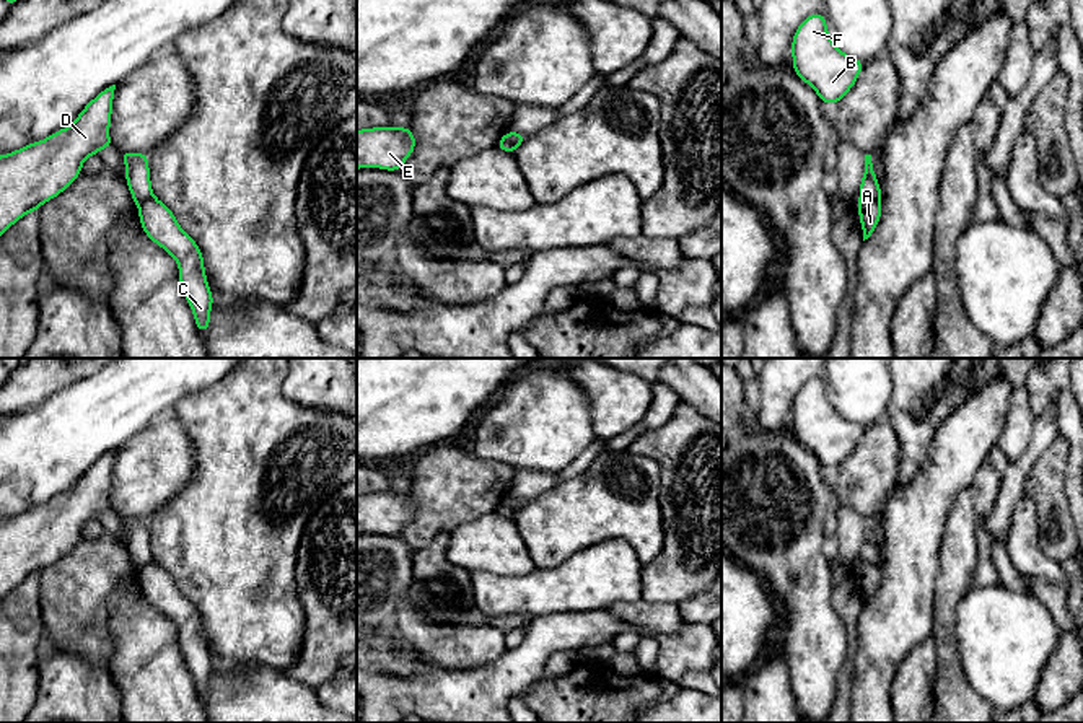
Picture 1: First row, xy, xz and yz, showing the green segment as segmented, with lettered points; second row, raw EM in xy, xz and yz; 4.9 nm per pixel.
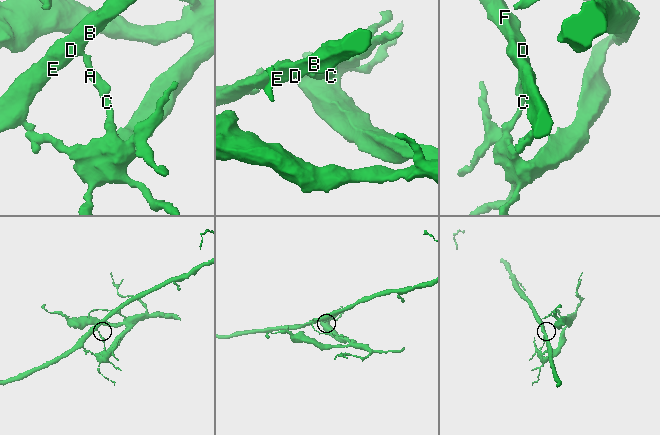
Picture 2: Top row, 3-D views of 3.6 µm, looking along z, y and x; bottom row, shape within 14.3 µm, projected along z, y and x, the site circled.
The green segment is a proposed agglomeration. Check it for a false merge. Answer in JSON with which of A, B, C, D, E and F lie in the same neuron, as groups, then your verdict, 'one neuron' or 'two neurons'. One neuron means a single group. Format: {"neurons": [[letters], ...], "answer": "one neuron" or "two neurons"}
{"neurons": [["A", "C"], ["B", "D", "E", "F"]], "answer": "two neurons"}

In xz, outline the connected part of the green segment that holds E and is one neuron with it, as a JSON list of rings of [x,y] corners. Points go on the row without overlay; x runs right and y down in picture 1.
[[[375,492],[357,495],[357,534],[381,532],[399,536],[415,513],[409,492]]]

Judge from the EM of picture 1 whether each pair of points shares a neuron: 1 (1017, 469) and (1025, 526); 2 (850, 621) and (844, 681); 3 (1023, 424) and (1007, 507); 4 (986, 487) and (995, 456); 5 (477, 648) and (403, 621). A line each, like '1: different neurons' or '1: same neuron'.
1: different neurons
2: same neuron
3: different neurons
4: same neuron
5: same neuron

